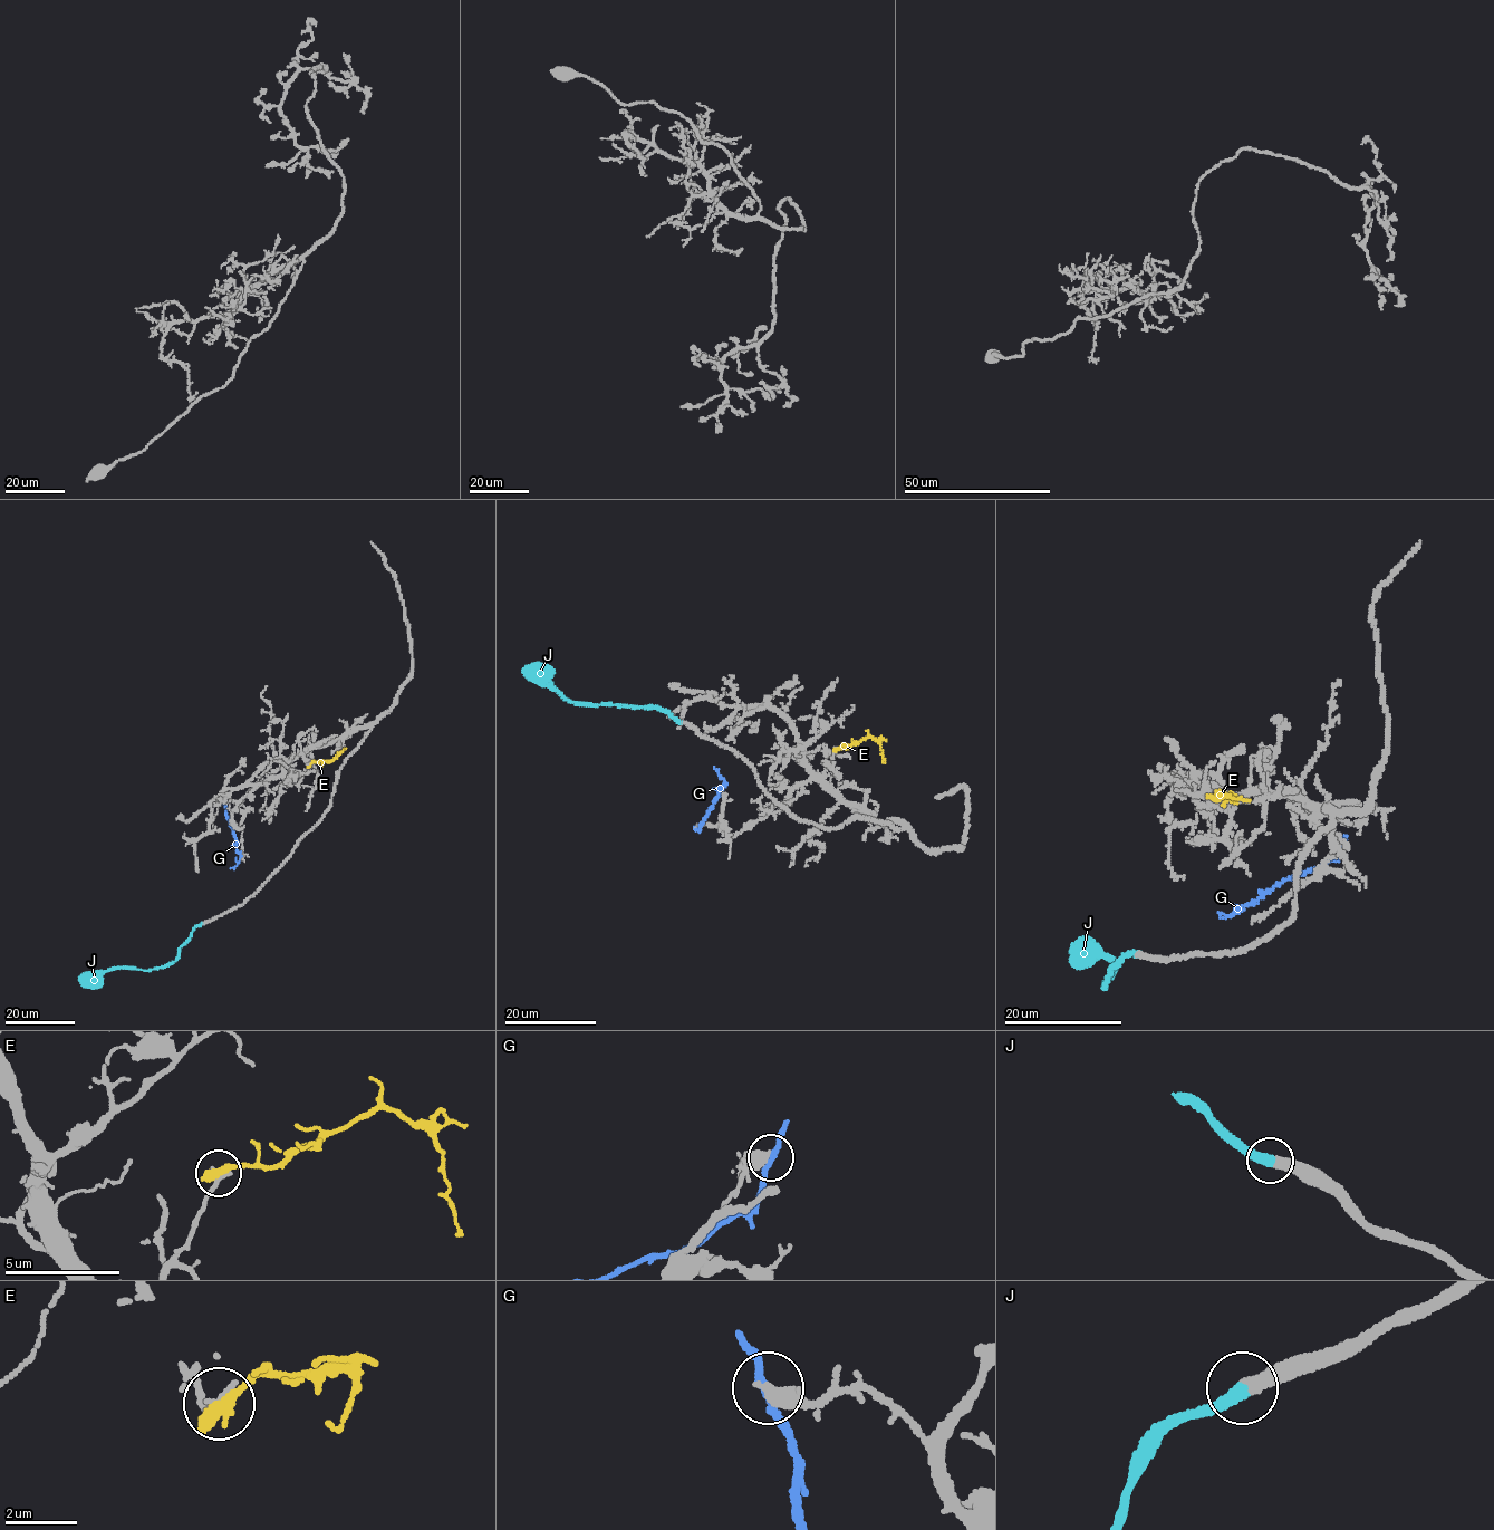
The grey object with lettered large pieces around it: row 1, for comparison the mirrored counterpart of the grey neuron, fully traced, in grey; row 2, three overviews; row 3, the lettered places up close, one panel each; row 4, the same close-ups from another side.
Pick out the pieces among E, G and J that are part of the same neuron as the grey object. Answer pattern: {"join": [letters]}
{"join": ["J"]}

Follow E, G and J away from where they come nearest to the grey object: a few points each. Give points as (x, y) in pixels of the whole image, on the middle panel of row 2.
E: (837, 749), (850, 748), (869, 737), (878, 741), (883, 761)
G: (696, 828), (725, 782), (714, 767)
J: (681, 722), (653, 706), (570, 703), (523, 670)

